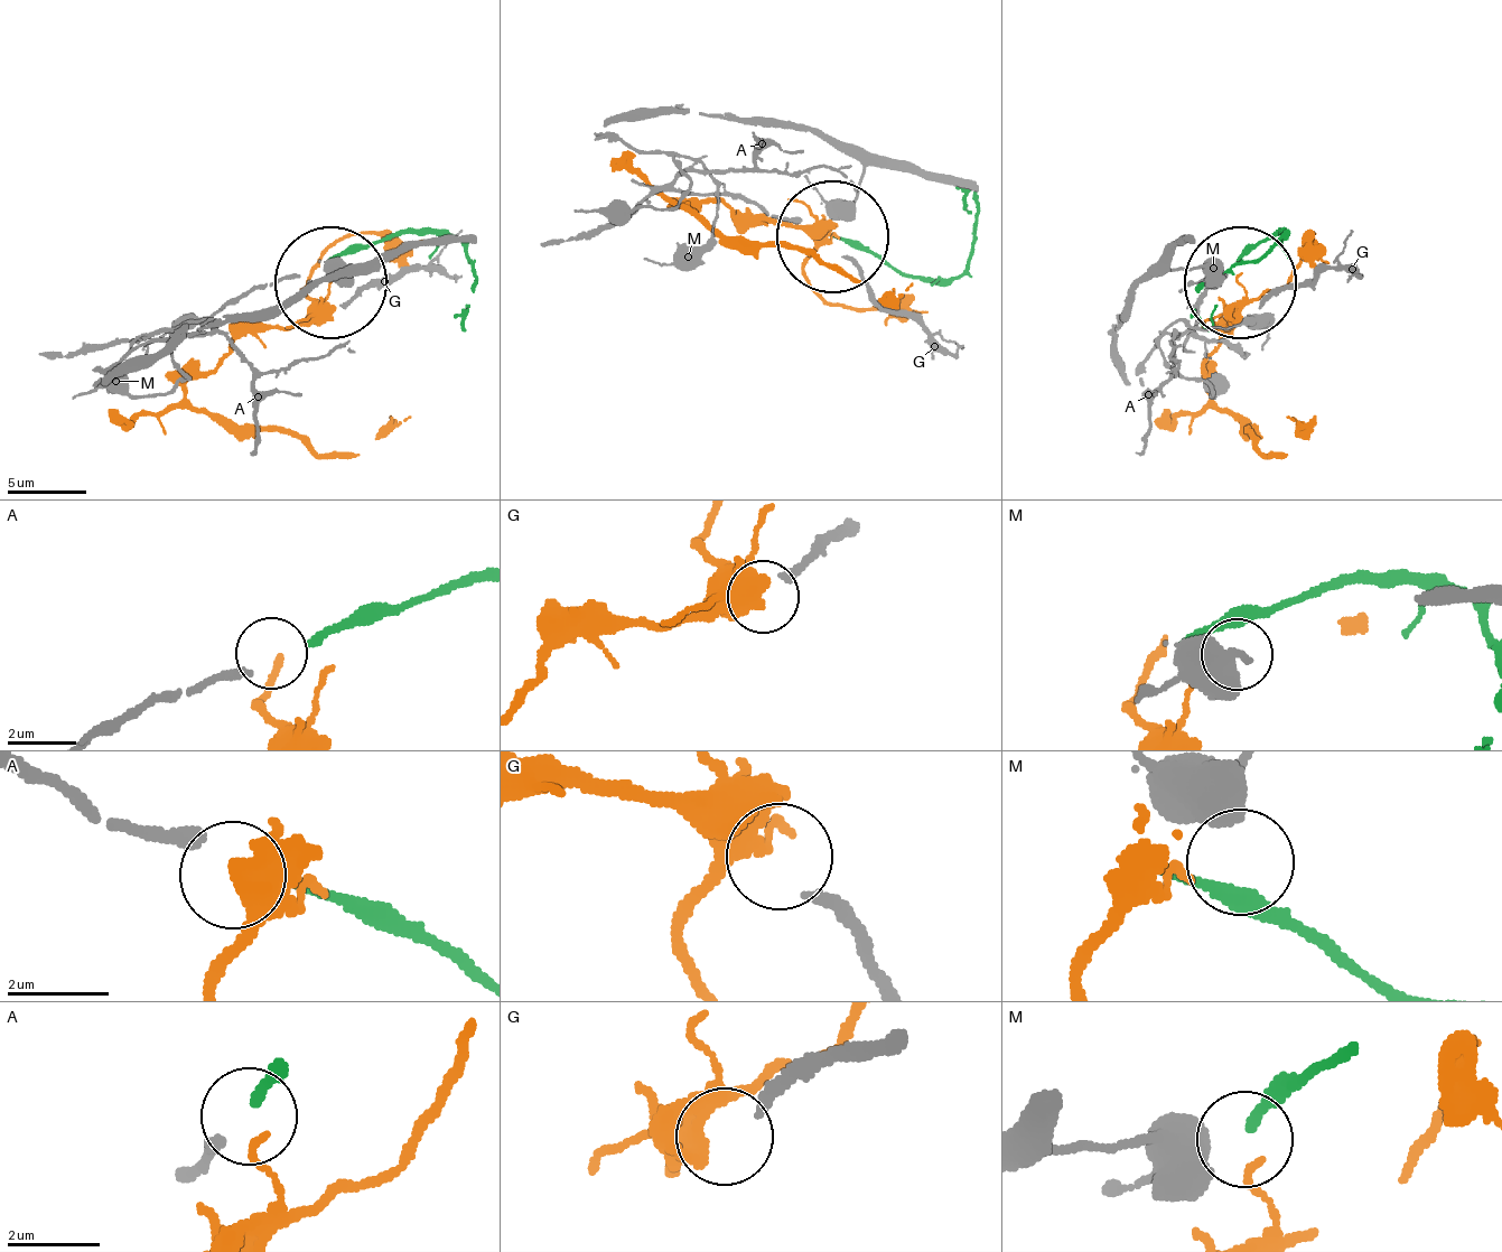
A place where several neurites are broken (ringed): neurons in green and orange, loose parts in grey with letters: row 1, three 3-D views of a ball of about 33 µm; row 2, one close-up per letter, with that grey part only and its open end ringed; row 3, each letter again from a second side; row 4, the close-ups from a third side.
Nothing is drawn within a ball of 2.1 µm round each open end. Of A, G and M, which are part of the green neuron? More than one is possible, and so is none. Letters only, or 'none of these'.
A

